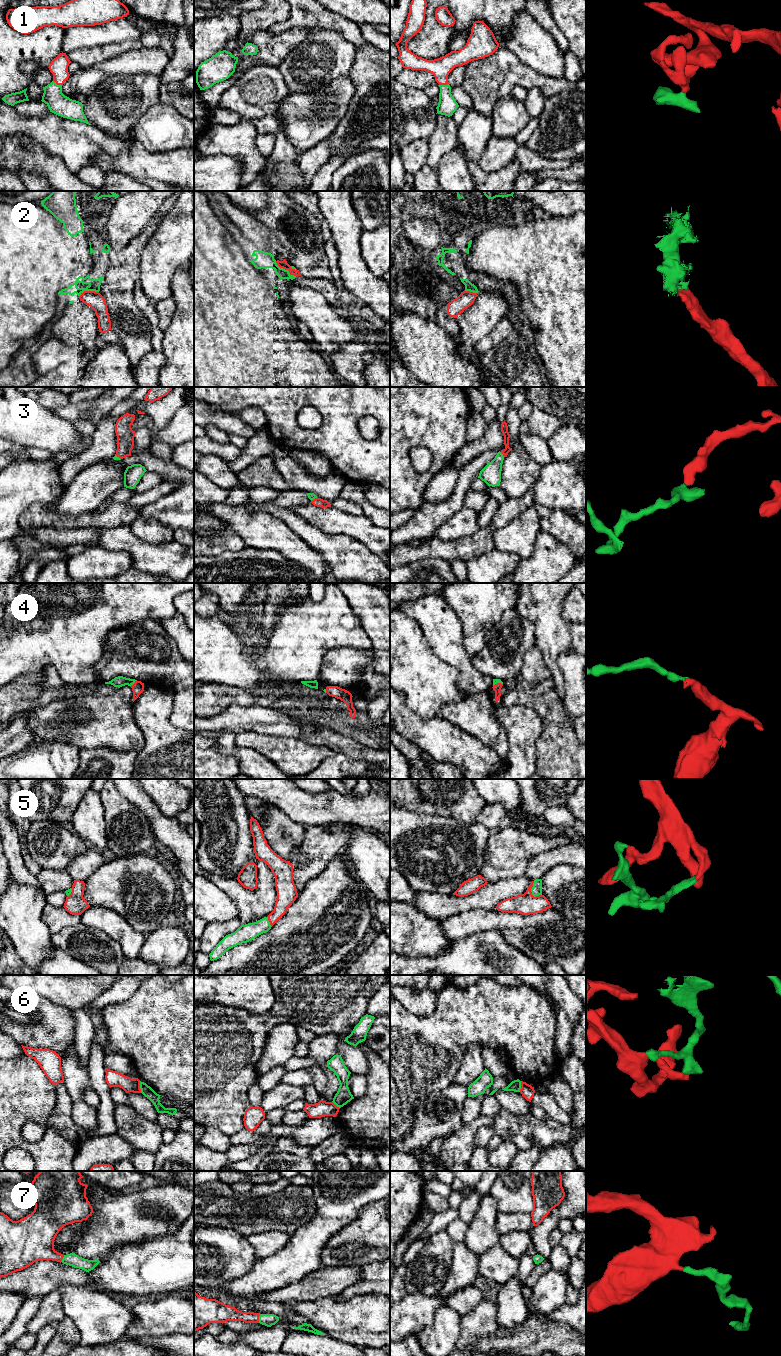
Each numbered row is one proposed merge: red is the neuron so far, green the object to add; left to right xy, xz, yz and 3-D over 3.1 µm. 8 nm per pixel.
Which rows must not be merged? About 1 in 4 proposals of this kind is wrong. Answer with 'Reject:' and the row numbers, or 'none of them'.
Reject: 2, 6

